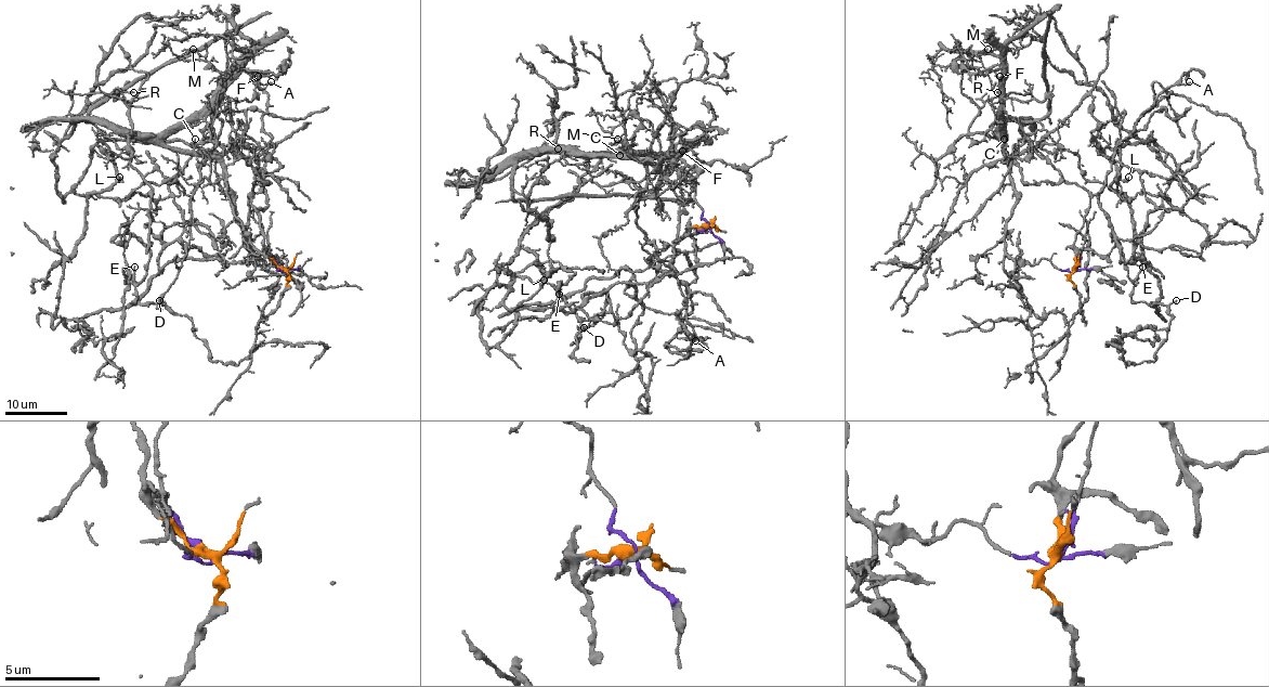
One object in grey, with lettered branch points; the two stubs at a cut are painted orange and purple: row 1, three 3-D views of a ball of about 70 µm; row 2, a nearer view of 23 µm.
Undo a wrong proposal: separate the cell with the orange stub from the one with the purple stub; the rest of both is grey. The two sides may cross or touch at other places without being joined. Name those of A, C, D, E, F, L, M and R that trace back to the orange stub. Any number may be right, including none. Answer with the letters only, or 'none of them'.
A, D, E, L

